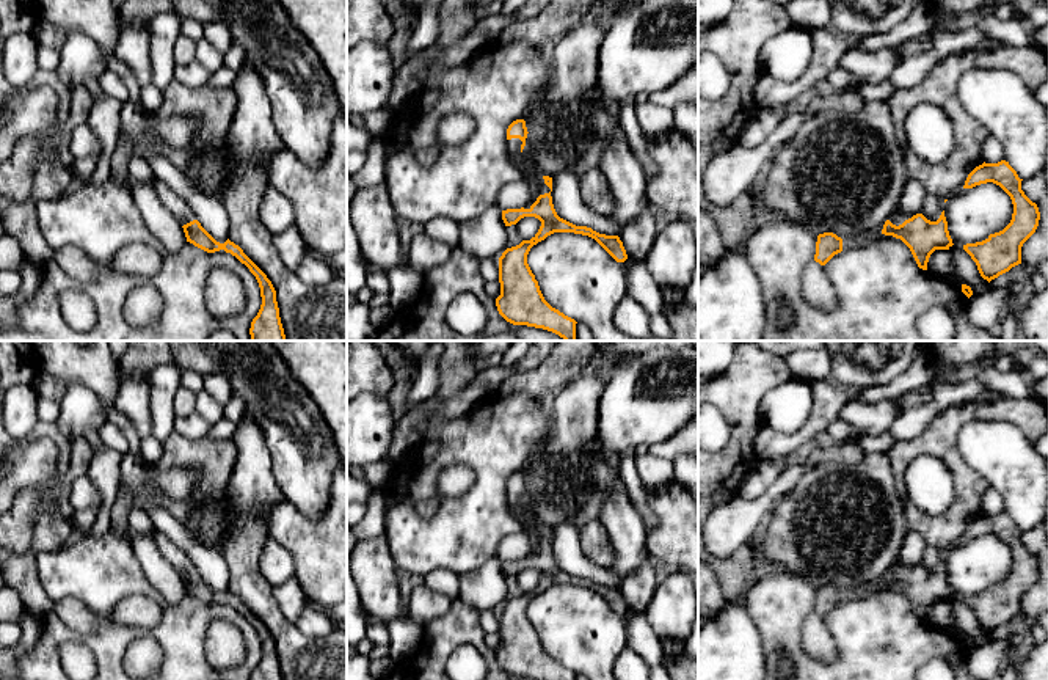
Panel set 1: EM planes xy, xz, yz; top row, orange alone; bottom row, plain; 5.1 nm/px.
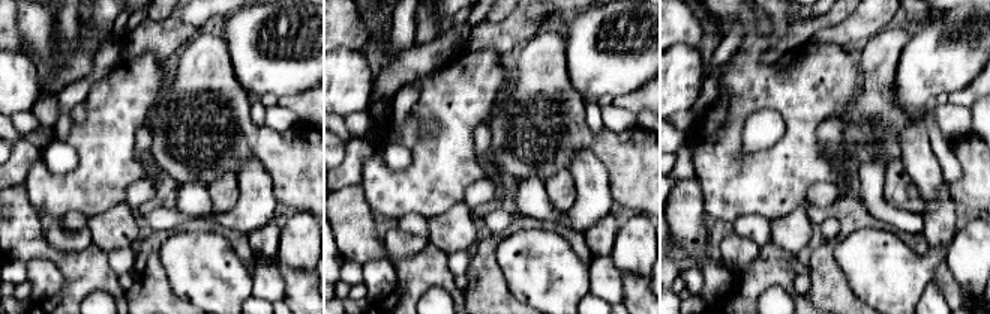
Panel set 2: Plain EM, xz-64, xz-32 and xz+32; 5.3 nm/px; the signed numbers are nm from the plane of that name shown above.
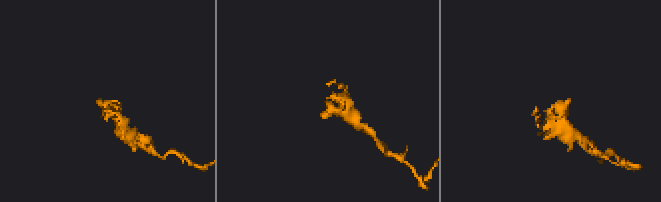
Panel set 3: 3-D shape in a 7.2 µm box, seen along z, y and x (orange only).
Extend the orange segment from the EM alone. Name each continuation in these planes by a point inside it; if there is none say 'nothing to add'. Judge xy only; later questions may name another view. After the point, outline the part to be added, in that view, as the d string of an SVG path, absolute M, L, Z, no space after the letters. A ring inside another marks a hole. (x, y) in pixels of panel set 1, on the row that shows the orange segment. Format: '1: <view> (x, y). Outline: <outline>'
1: xy (181, 211). Outline: M157 179L154 184L154 190L162 204L171 212L171 215L177 220L179 225L184 226L196 220L196 215L191 207L177 193L174 193L168 187L168 184Z

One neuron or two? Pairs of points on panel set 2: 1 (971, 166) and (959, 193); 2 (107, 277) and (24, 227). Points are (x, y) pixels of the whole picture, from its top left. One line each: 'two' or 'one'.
1: one
2: one

